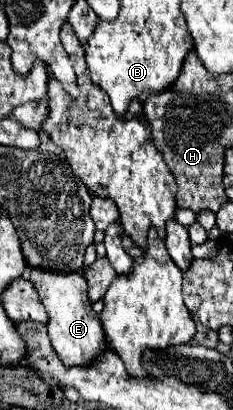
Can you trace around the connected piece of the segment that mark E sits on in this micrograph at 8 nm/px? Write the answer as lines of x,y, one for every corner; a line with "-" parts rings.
31,270
29,278
35,284
39,298
49,314
49,340
57,356
65,366
91,366
103,350
107,350
107,340
99,318
95,316
91,302
87,298
87,282
81,274
57,274
47,270

